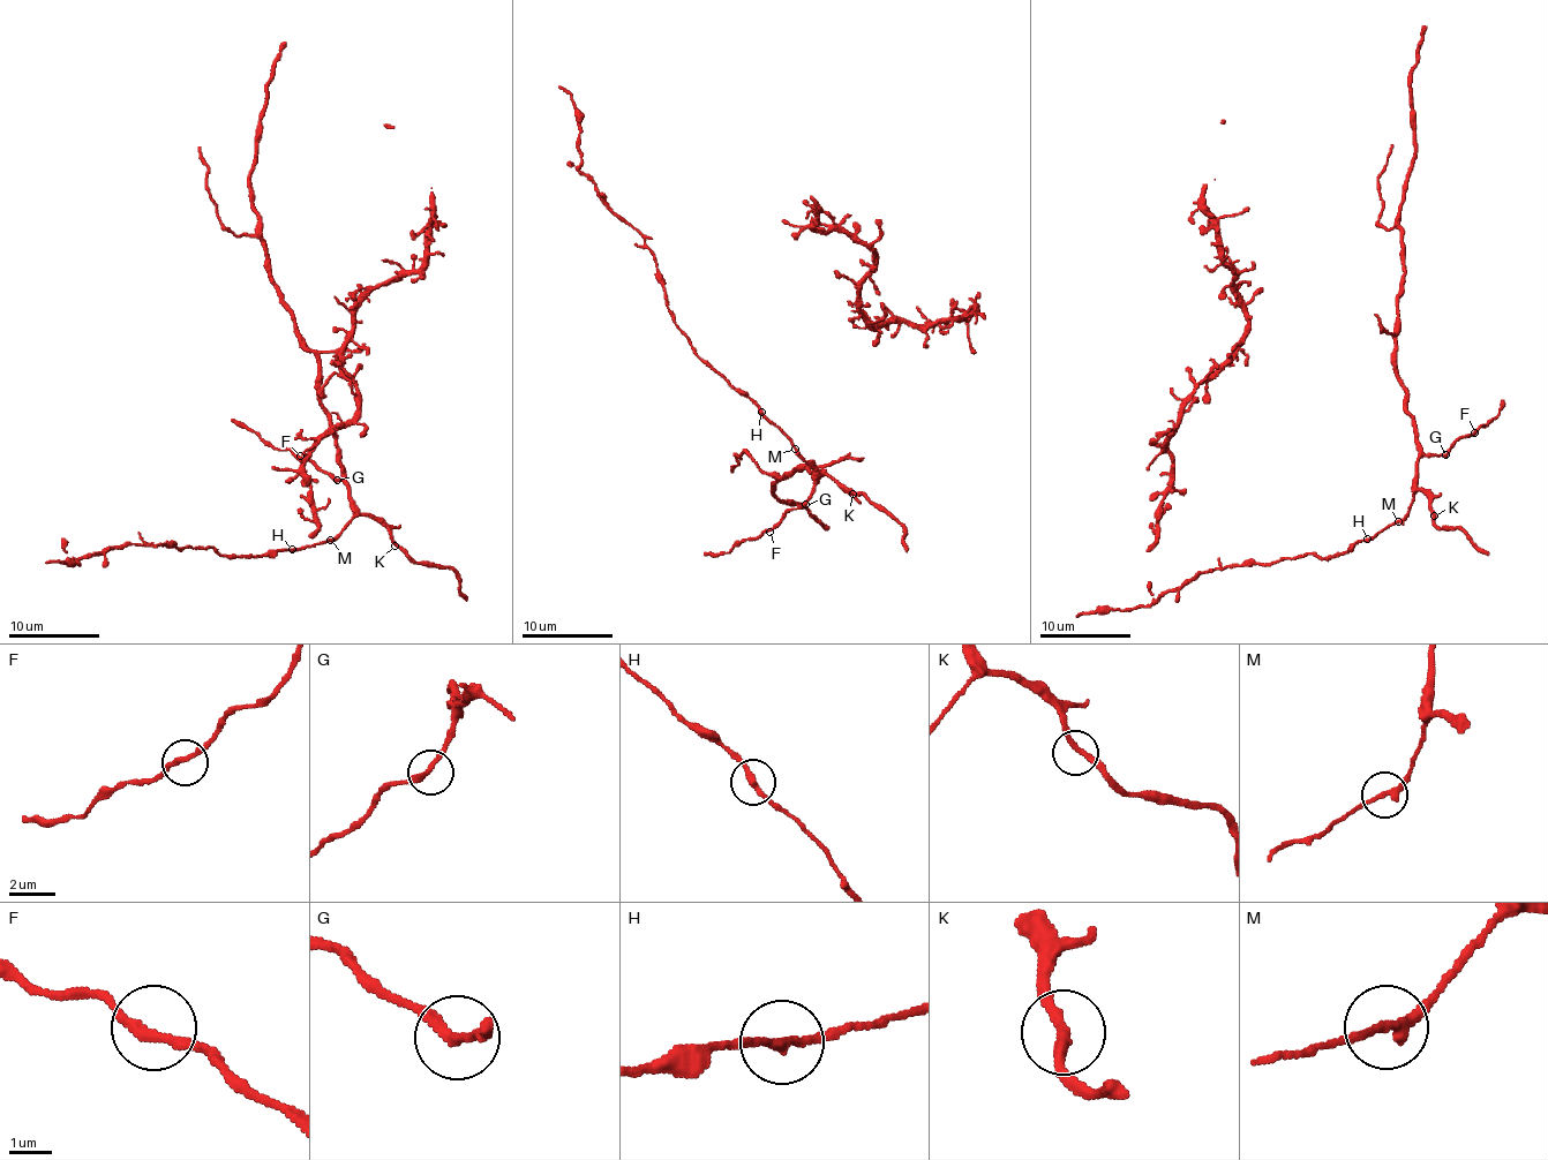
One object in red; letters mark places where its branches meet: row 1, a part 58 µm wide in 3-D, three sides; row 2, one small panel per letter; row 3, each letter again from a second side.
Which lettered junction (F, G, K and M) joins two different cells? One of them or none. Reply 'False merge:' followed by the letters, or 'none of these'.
False merge: none of these

